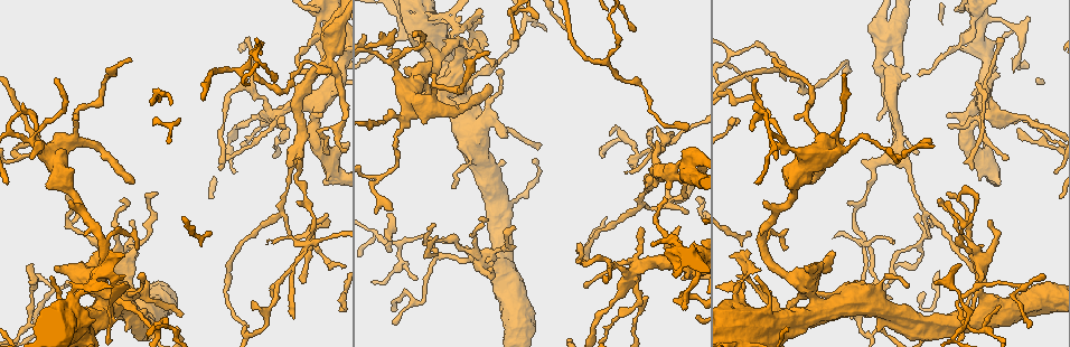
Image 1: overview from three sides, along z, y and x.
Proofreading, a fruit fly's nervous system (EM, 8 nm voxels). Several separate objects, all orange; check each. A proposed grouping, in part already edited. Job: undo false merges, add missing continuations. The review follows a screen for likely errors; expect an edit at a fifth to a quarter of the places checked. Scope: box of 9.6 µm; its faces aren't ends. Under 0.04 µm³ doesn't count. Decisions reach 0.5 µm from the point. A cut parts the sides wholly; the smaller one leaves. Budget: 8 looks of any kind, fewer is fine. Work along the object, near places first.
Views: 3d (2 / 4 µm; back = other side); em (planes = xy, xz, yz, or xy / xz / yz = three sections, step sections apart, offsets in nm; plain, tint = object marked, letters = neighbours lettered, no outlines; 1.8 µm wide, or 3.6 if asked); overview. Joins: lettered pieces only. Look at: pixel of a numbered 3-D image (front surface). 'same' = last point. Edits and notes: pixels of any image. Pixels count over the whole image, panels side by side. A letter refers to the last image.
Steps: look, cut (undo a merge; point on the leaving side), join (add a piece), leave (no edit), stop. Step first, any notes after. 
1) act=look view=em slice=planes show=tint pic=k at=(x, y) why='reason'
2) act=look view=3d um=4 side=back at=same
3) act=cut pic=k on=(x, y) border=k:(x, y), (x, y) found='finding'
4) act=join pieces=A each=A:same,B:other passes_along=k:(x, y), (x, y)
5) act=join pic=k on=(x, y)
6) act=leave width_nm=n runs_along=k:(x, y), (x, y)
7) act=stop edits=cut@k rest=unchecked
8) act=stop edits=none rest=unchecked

act=look view=em slice=xy step=4 show=tint pic=1 at=(32, 263) why='free end'

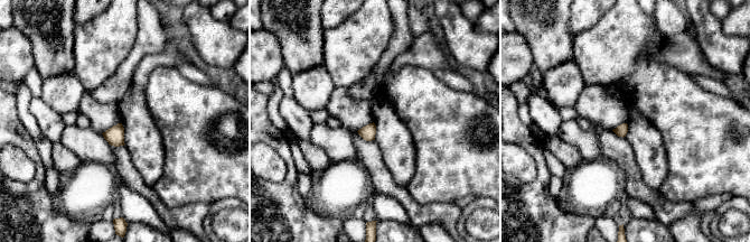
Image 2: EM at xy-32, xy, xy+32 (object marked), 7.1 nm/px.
act=look view=em slice=yz step=8 show=letters at=same why='another direction'

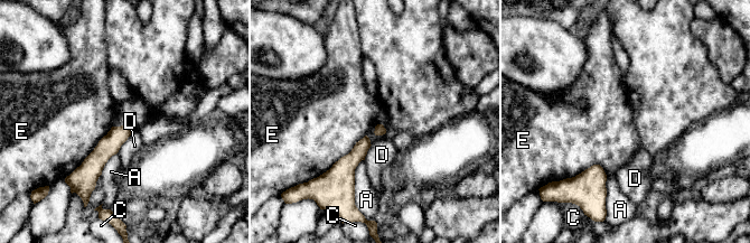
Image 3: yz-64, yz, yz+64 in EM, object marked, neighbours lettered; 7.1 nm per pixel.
act=leave width_nm=80 longest_contact=E:460nm each=A:other,C:other,D:other,E:other found='no lettered piece goes on from it'

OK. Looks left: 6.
act=look view=3d um=4 side=back pic=1 at=(93, 254) why='branch stops here'

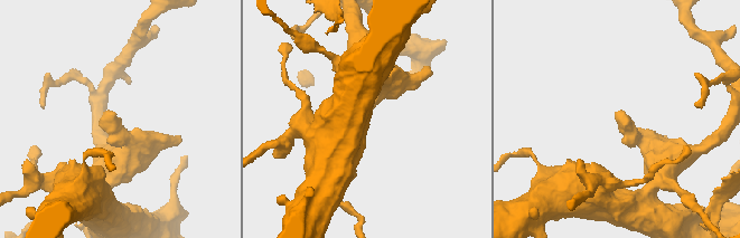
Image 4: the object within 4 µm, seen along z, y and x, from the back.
act=look view=em slice=planes show=letters pic=4 at=(616, 114) why='now the EM'

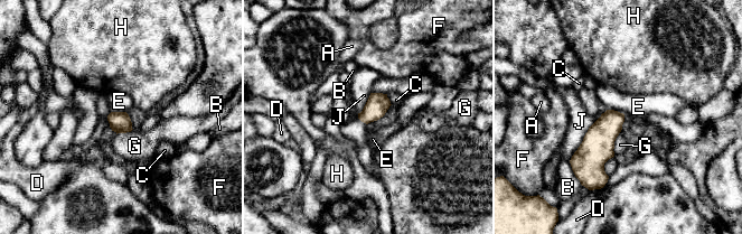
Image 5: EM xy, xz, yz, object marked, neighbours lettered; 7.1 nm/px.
act=leave width_nm=160 longest_contact=J:420nm each=A:other,B:other,C:other,D:other,E:other,F:other,G:other,H:other,J:other found='no lettered piece goes on from it'

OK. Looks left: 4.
act=look view=em slice=xy step=4 show=letters pic=1 at=(746, 276) why='abrupt turn'

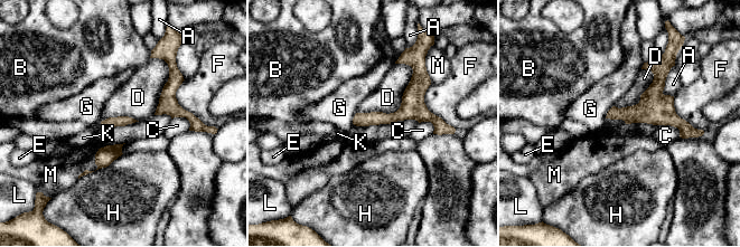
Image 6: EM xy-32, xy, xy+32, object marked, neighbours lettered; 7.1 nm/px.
act=leave each=A:other,B:other,C:other,D:other,E:other,F:other,G:other,H:other,K:other,L:other,M:other border=6:(657, 124), (675, 126), (680, 136) found='one neuron here'

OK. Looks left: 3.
act=stop edits=none rest=unchecked

